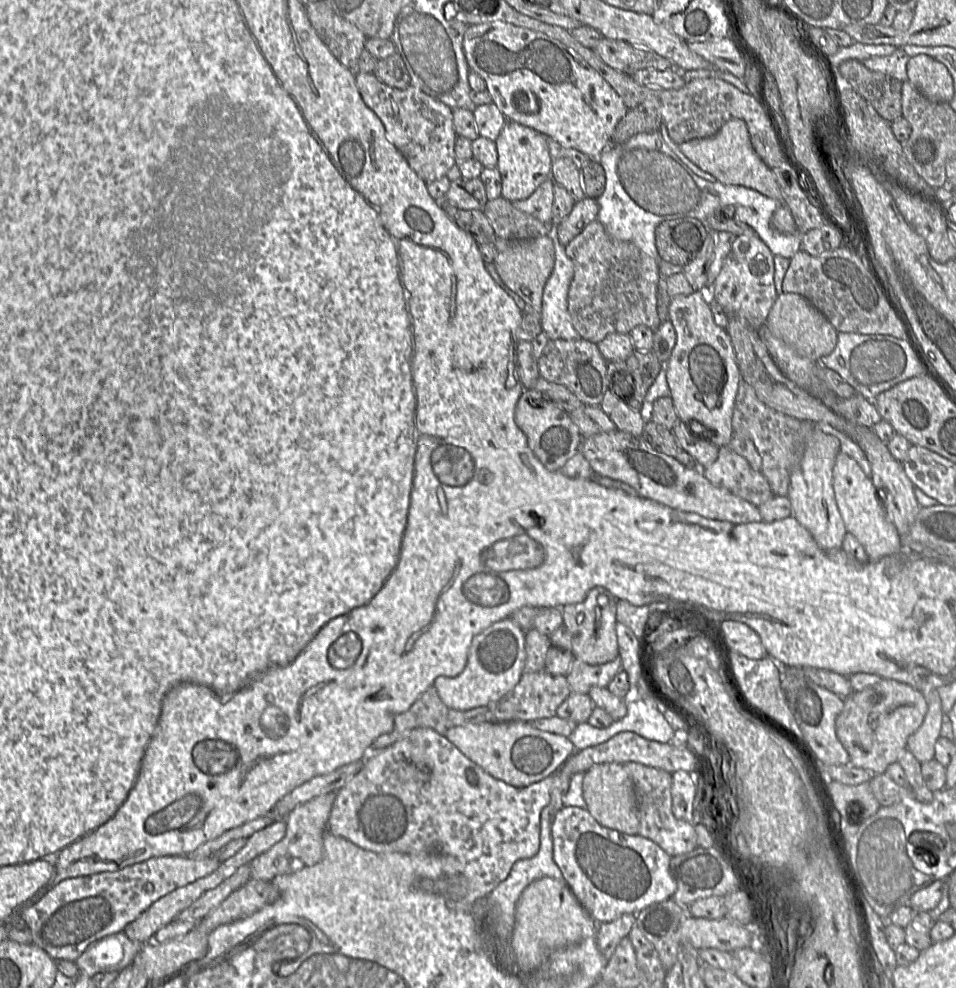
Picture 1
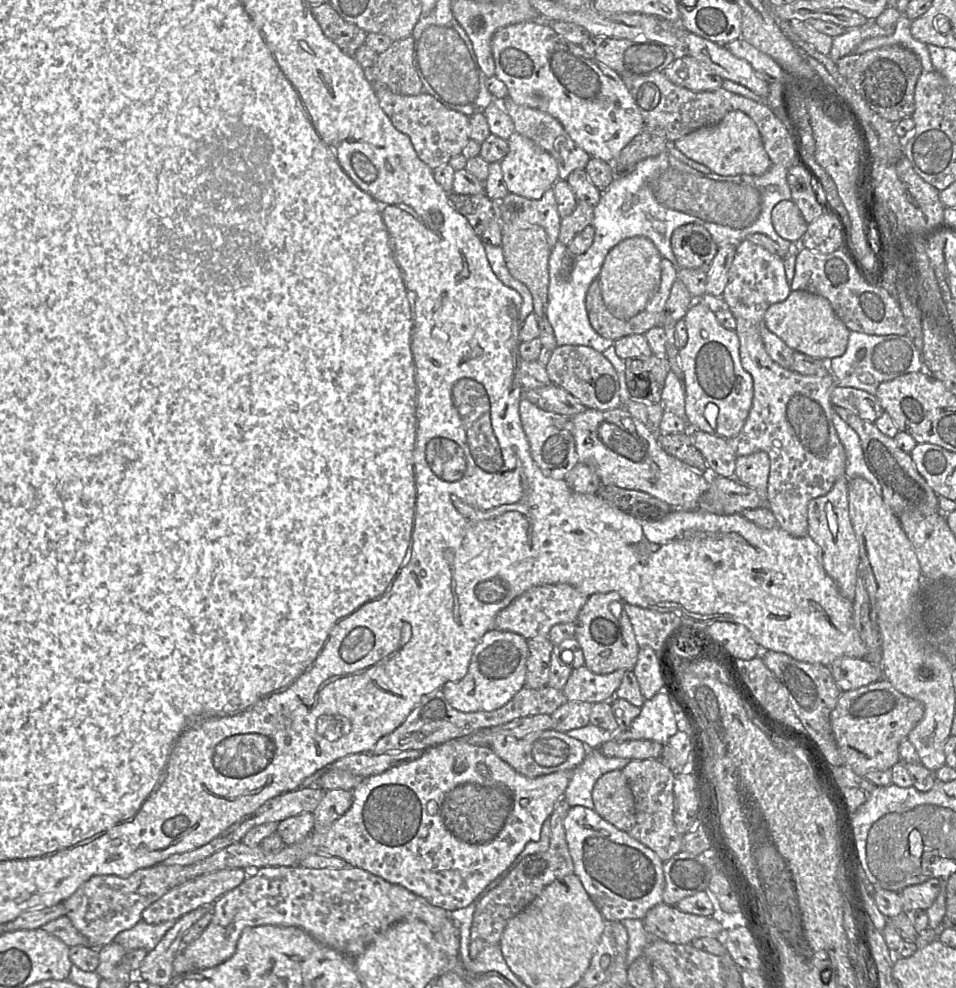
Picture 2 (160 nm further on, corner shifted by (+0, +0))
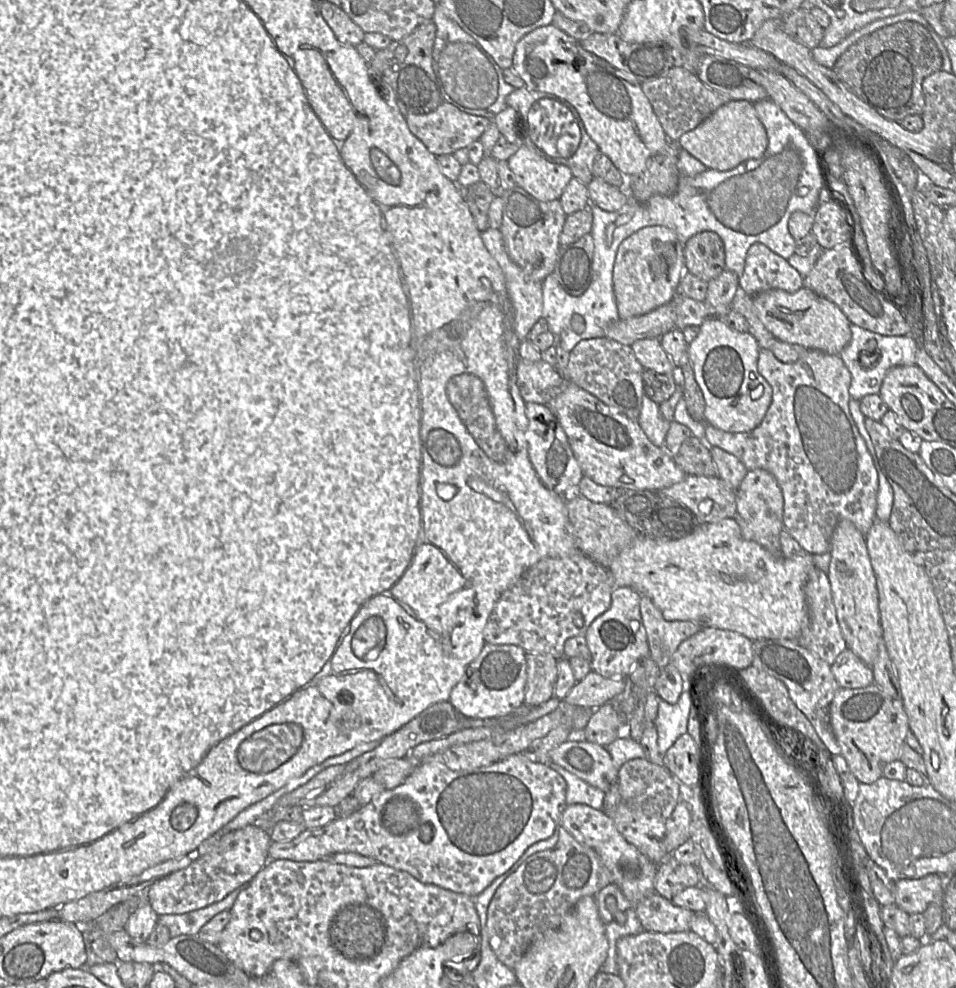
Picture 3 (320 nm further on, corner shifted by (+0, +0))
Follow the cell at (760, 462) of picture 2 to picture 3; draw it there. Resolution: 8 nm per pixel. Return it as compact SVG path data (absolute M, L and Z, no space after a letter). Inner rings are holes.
M763 469L747 472L737 489L734 519L746 540L760 544L776 557L784 557L780 545L780 533L784 529L783 506L781 489L771 473Z

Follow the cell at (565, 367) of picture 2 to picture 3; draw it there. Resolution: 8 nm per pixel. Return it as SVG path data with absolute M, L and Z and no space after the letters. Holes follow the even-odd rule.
M602 337L581 340L569 352L569 362L562 375L566 381L589 392L608 407L638 422L644 397L643 372L631 346Z

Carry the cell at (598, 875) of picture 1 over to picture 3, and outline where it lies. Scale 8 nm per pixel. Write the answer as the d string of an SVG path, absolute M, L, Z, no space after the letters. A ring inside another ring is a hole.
M585 804L567 805L561 816L560 825L580 844L592 848L600 857L603 865L612 875L624 896L634 905L643 901L654 892L654 879L658 864L652 862L634 845L630 844L617 830L611 817L602 810Z

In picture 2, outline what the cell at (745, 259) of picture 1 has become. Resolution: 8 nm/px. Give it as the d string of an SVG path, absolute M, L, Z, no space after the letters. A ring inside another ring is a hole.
M748 240L741 241L728 272L725 289L721 295L736 320L735 332L740 341L741 365L753 380L753 401L748 418L738 435L727 440L733 453L747 456L755 452L765 452L769 456L770 471L767 486L767 507L773 513L778 526L794 537L808 535L807 511L811 500L826 495L836 480L845 475L846 454L833 424L835 413L831 393L836 380L829 371L813 376L801 375L784 369L775 363L765 350L760 325L764 322L767 309L783 302L791 293L786 280L784 259L770 253L765 248Z

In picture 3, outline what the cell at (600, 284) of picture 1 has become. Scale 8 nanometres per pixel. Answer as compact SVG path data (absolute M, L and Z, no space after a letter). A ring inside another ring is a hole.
M585 234L576 242L561 246L554 272L560 286L571 296L582 295L592 281L594 240Z

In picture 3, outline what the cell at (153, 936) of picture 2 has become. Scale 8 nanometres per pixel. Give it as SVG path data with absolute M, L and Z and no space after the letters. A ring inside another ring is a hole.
M242 885L229 893L221 901L206 907L193 910L184 914L159 915L158 924L165 925L170 932L171 938L180 935L197 935L200 929L216 914L230 910L235 903L239 893L247 885Z

